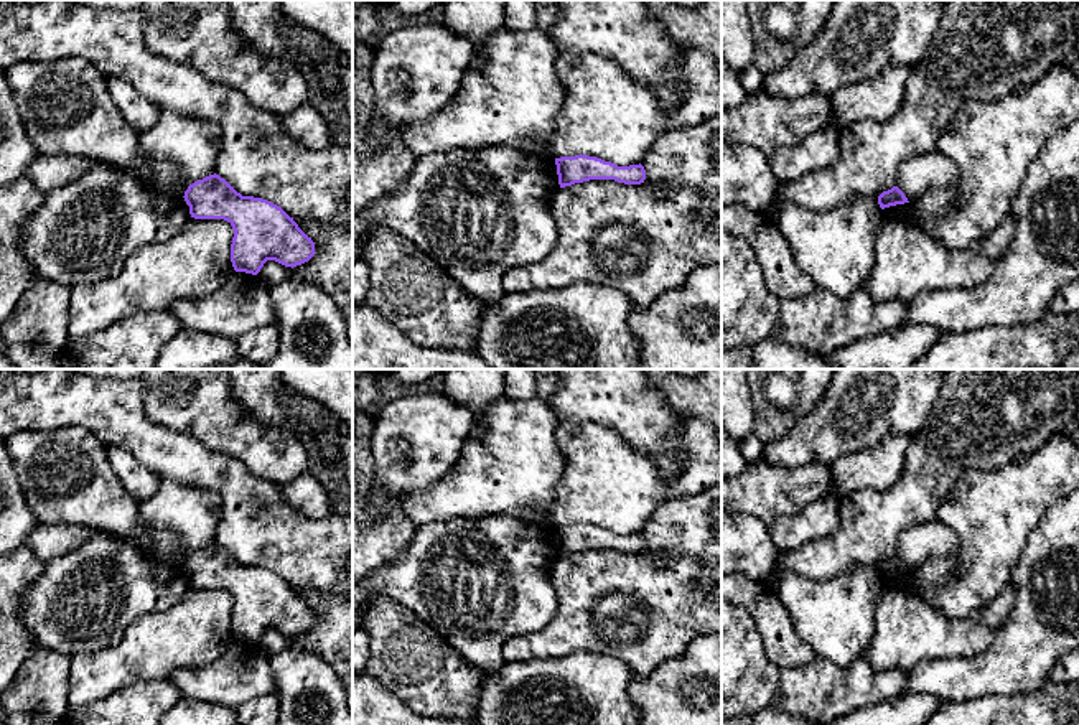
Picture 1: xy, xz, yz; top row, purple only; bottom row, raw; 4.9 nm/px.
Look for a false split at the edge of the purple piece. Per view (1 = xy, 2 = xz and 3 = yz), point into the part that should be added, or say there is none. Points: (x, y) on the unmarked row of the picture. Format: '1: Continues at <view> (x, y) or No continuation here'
1: No continuation here
2: No continuation here
3: No continuation here

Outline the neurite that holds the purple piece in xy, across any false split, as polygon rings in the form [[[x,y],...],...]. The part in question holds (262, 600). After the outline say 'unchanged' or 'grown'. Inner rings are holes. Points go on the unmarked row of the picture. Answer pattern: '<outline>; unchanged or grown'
[[[216,542],[189,554],[183,567],[191,587],[224,588],[232,595],[236,641],[257,644],[267,629],[293,638],[315,624],[311,606],[280,575],[242,565]]]; unchanged

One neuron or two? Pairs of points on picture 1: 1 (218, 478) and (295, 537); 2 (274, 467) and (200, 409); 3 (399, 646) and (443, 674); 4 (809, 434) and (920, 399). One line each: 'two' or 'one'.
1: one
2: one
3: one
4: one

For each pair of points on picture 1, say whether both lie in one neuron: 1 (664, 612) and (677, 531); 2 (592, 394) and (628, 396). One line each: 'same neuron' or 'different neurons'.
1: different neurons
2: same neuron

